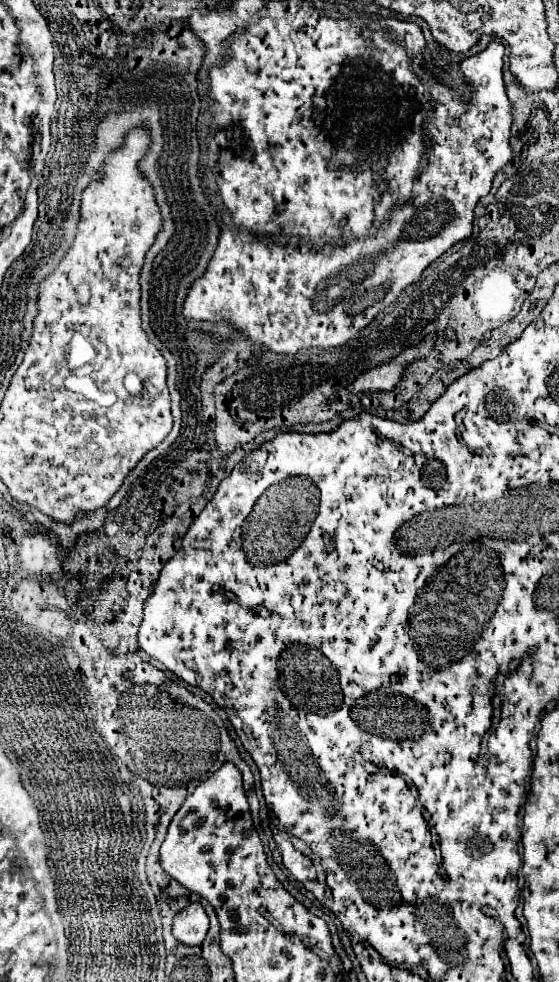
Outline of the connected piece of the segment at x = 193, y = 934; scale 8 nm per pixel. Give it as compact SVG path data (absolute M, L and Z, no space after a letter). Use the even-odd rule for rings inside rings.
M192 902L192 906L188 904L186 910L180 910L174 918L174 928L172 928L174 938L188 946L200 944L208 932L200 930L200 926L204 926L204 914L196 914L196 906L200 906L200 902ZM184 914L192 914L192 918L184 918ZM196 922L200 922L200 926L196 926Z

